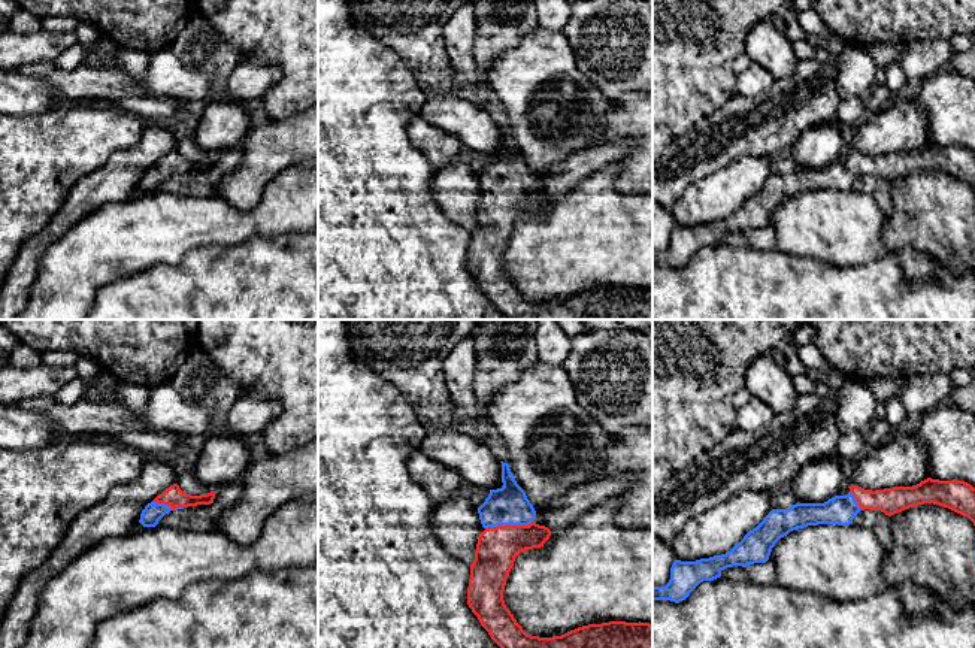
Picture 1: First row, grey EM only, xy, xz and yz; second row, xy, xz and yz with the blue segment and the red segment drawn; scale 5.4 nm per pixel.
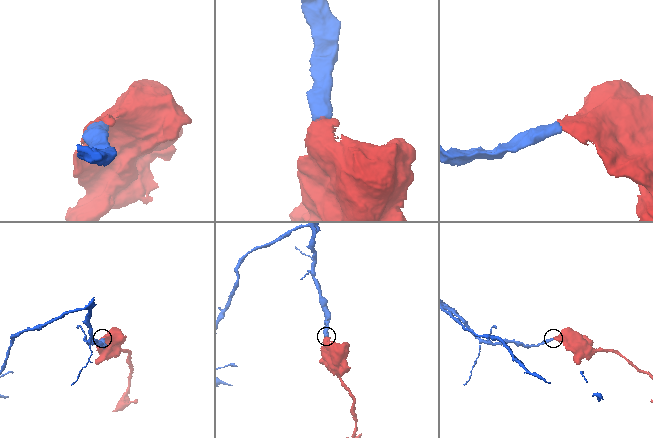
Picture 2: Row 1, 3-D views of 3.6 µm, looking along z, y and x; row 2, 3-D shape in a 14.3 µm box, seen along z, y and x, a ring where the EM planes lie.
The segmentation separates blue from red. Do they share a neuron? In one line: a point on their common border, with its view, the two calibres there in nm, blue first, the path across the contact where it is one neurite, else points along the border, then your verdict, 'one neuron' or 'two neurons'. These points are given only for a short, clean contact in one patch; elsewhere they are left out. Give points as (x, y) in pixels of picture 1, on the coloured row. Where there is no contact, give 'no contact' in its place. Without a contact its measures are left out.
xz (508, 524) | 200/220 nm | across xz (508, 505), (508, 524), (508, 532), (496, 550) | one neuron

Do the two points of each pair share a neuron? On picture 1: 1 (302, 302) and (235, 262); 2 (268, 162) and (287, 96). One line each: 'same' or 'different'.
1: same
2: different

